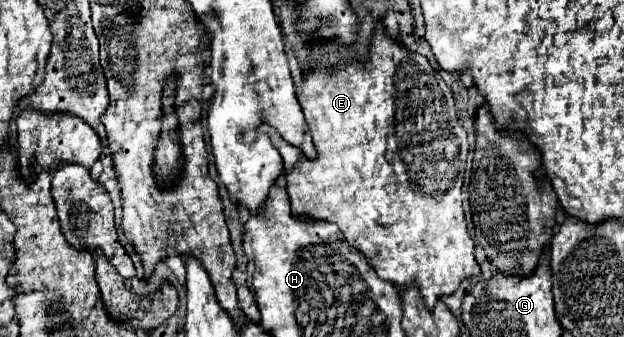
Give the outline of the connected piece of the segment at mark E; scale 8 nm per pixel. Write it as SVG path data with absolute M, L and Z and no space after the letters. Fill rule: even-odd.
M377 23L373 45L371 45L371 57L365 63L351 63L351 65L345 65L345 67L341 67L337 71L325 69L325 67L313 69L313 73L309 77L303 77L303 81L297 85L297 95L299 95L299 103L301 103L303 113L305 113L305 121L307 121L307 125L311 129L313 143L317 147L317 159L315 161L305 159L305 155L297 147L289 145L273 127L261 125L261 129L269 135L271 143L277 147L277 151L283 157L287 193L289 193L293 215L307 217L311 221L333 221L343 231L345 241L349 245L353 245L355 249L359 249L367 257L367 261L371 261L369 265L373 265L373 269L377 271L377 275L381 279L391 281L391 283L401 285L401 287L417 285L419 291L421 291L421 299L423 299L423 303L425 303L425 307L429 311L435 309L435 303L441 297L453 295L463 279L473 277L473 275L481 275L481 269L479 269L479 265L475 261L475 255L473 255L475 243L467 233L467 223L465 223L465 215L463 215L463 207L461 207L461 187L463 187L463 177L465 177L465 161L467 161L467 153L469 153L467 133L459 125L459 117L457 117L457 111L455 111L455 101L453 101L453 95L451 95L447 83L427 63L425 57L415 55L409 49L405 49L403 45L395 43L391 37L385 35L385 29L379 27L379 23Z

